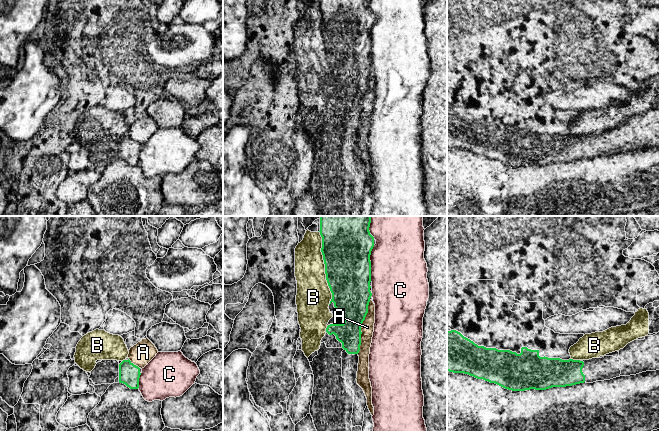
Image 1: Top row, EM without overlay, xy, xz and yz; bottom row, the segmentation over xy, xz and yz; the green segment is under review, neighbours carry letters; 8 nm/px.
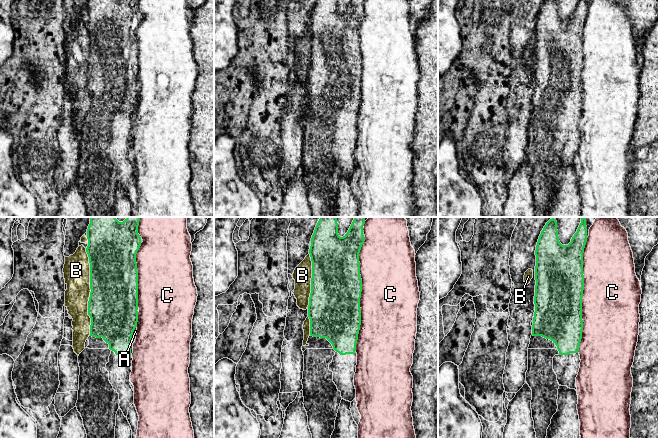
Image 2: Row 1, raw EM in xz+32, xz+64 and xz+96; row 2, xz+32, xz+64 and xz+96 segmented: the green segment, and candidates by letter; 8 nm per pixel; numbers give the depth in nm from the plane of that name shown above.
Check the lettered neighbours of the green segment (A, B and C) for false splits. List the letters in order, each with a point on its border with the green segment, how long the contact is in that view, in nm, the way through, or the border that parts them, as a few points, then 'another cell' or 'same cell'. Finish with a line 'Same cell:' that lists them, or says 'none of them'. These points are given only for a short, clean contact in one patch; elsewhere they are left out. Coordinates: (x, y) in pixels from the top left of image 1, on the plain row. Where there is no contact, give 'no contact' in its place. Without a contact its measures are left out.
A: meets green in xz at (360, 103); contact 440 nm long; border along xz (370, 76), (367, 90), (361, 100), (361, 120), (357, 129); another cell
B: meets green in xz at (325, 44); contact 600 nm long; another cell
C: meets green in xz at (370, 39); contact 300 nm long; another cell
Same cell: none of them

